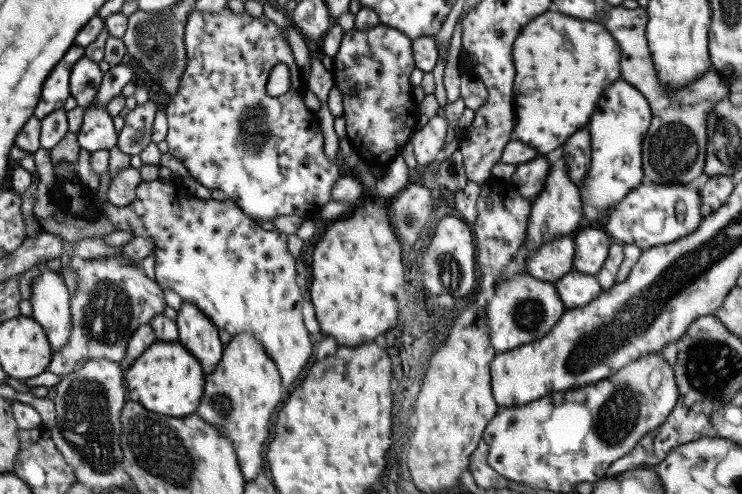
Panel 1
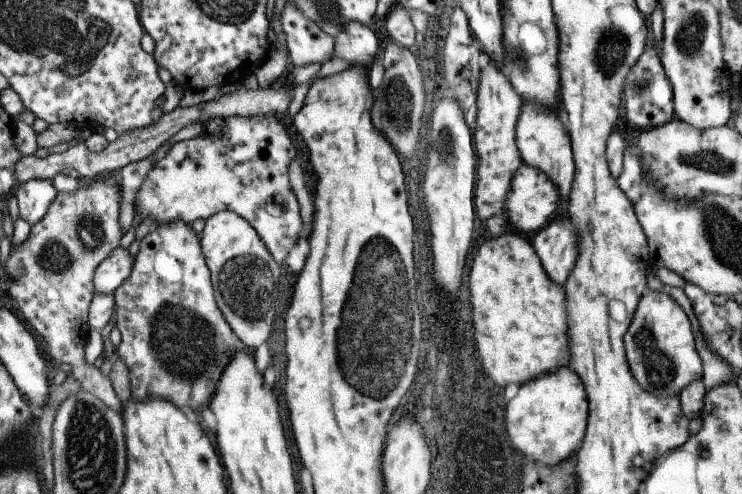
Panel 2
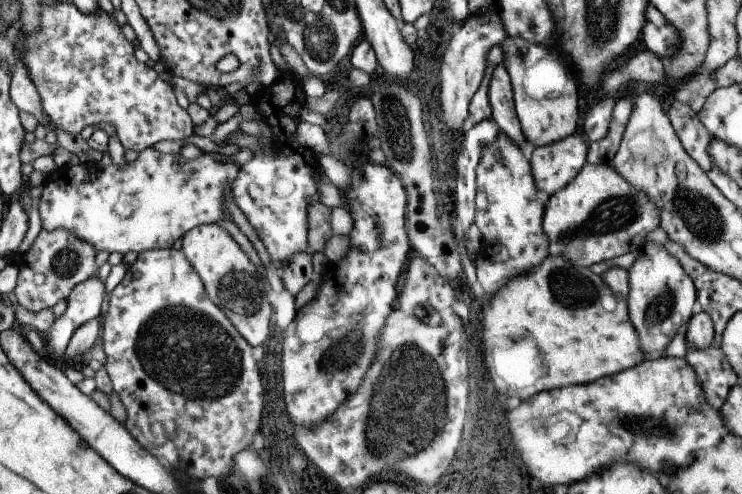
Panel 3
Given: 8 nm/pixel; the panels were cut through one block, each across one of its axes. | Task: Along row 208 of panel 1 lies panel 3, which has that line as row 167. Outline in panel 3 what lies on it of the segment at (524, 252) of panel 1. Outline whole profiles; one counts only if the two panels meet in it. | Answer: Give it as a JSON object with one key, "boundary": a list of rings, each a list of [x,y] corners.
{"boundary":[[[579,132],[563,140],[532,150],[530,171],[536,191],[544,199],[569,184],[585,161],[585,150]]]}

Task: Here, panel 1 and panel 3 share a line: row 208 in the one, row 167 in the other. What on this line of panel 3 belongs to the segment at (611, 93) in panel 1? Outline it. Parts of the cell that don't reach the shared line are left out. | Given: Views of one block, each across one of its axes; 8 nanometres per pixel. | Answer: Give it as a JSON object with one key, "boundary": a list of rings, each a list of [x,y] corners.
{"boundary":[[[585,163],[575,178],[554,195],[545,199],[541,221],[543,234],[547,237],[547,252],[563,257],[572,265],[589,268],[591,264],[609,260],[627,252],[637,251],[643,245],[645,234],[658,226],[658,210],[645,194],[635,190],[616,173],[611,165]]]}

